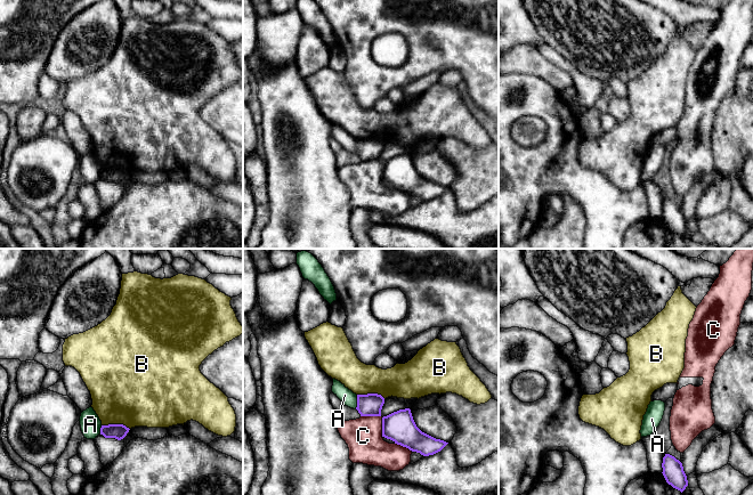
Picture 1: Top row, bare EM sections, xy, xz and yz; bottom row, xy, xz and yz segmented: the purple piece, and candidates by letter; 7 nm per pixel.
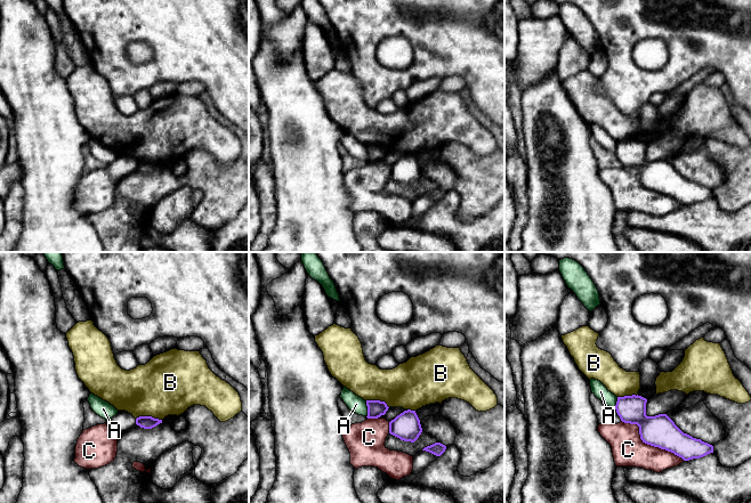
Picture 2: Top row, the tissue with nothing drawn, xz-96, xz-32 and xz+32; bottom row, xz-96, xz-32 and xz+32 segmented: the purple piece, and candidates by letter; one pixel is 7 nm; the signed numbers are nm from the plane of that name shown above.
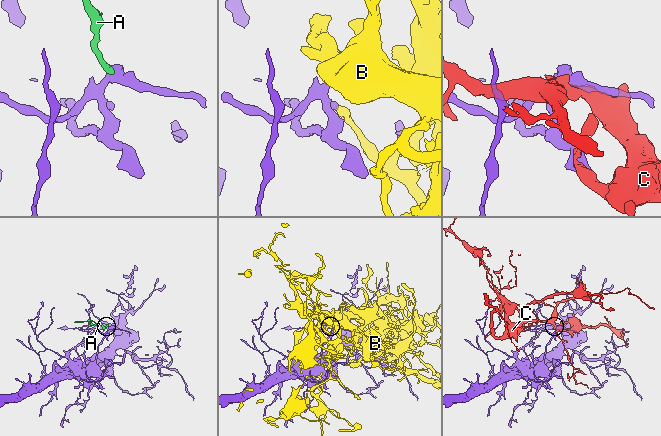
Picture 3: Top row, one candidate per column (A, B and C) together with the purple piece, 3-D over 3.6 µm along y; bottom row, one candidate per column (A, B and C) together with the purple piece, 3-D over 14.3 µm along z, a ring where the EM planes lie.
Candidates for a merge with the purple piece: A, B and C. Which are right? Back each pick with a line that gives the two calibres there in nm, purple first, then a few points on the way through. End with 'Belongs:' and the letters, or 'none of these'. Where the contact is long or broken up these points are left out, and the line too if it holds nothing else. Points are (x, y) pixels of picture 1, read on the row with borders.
Belongs: none of these

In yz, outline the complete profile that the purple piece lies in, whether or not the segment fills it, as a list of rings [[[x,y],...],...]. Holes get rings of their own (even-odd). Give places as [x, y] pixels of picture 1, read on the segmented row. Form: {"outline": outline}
{"outline": [[[665,454],[663,457],[662,468],[662,473],[666,482],[682,493],[688,486],[688,480],[683,471],[682,463],[674,456]]]}

